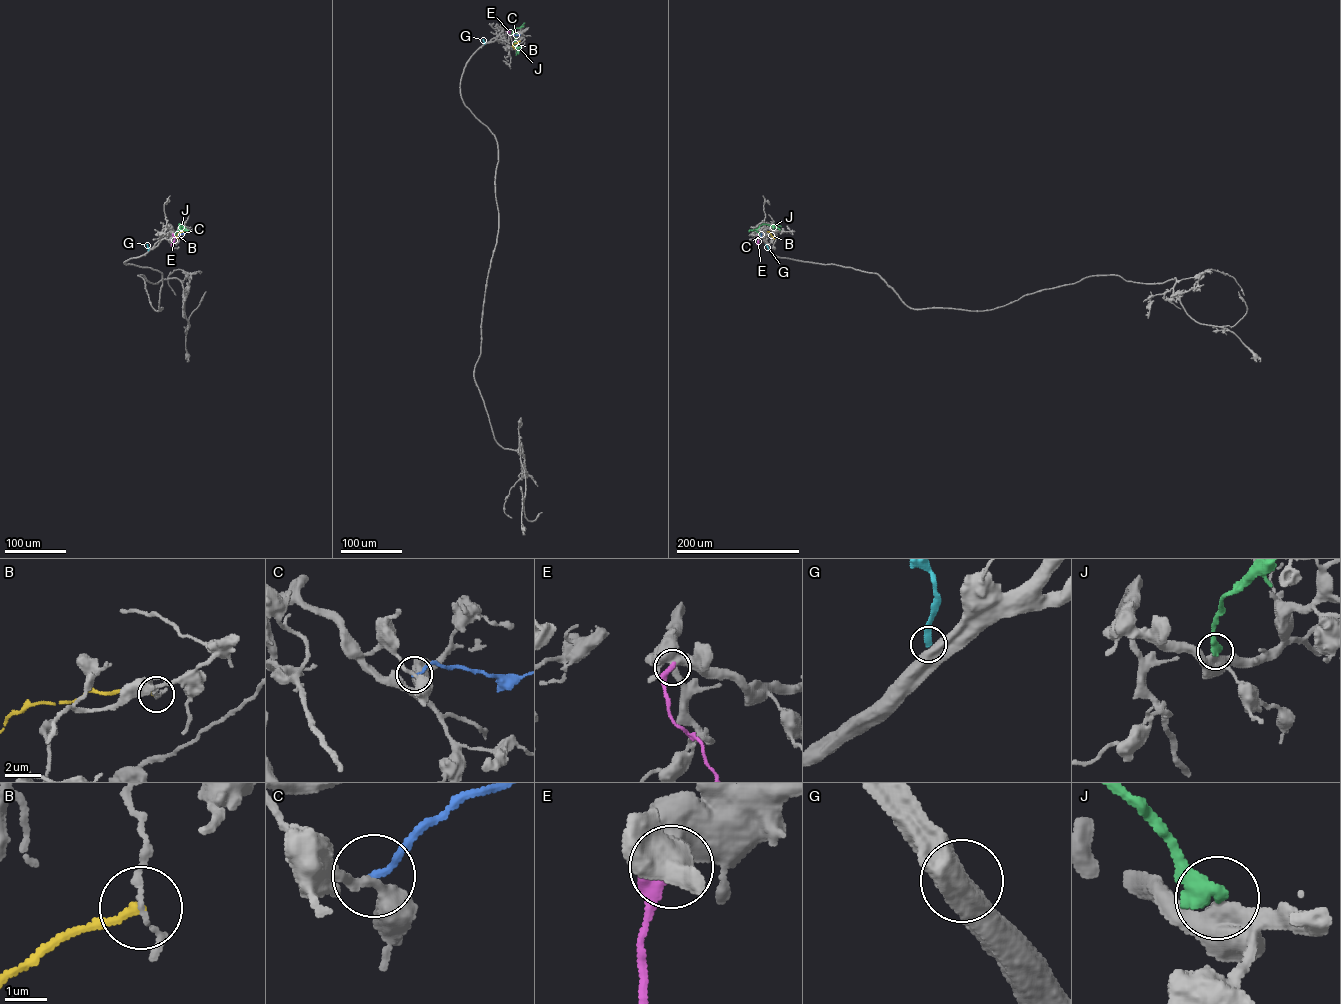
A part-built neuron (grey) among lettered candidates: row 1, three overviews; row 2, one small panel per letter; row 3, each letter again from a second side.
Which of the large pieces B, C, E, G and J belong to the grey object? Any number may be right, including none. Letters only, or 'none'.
none

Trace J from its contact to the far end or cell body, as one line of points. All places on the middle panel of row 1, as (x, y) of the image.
J: (511, 34), (515, 29), (514, 45), (518, 53)

